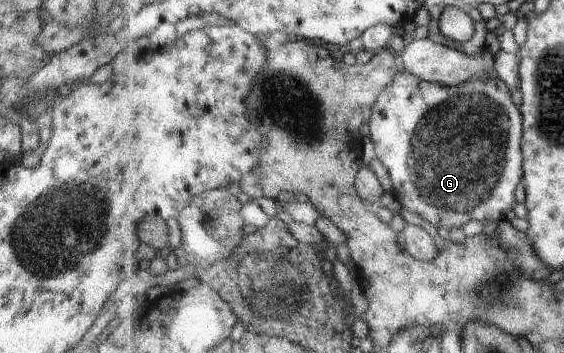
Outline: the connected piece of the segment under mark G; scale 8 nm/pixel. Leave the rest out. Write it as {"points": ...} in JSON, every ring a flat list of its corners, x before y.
{"points":[[402,69,398,74,395,82,387,87,387,92,383,92,383,96,379,98,379,102,374,106,375,116,371,116,371,132,373,132,373,140,377,144,377,156,385,162,390,178,394,183,393,193,396,198,412,212,417,212,423,218,433,223,442,232,447,232,451,228,461,228,465,224,469,224,471,220,485,220,487,222,495,222,495,220,505,220,505,214,511,212,513,206,517,204,517,188,519,184,524,184,524,152,523,152,523,136,524,136,524,118,522,108,513,102,510,86,503,80,498,71,493,71,492,75,484,77,475,77,466,83,454,86,442,85,441,83,427,82,426,80,416,77,413,73,409,73]]}

